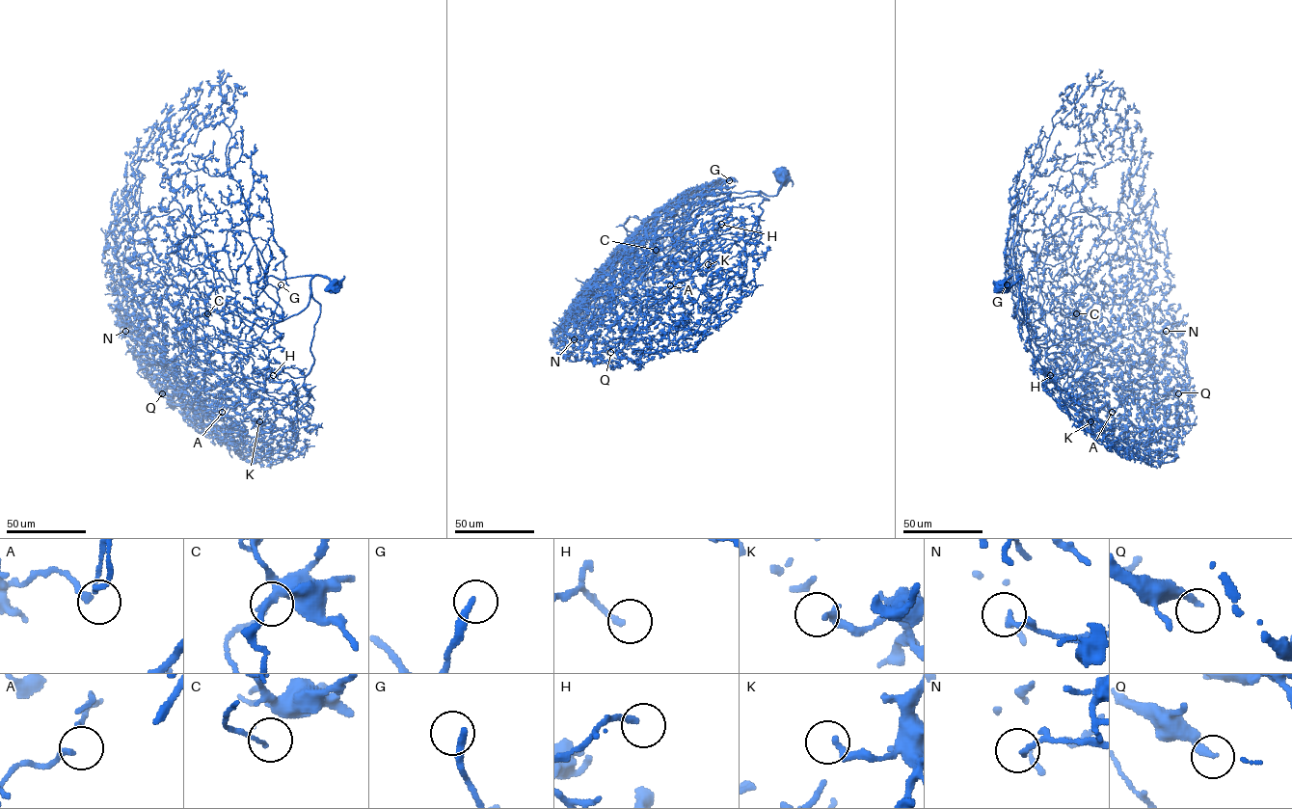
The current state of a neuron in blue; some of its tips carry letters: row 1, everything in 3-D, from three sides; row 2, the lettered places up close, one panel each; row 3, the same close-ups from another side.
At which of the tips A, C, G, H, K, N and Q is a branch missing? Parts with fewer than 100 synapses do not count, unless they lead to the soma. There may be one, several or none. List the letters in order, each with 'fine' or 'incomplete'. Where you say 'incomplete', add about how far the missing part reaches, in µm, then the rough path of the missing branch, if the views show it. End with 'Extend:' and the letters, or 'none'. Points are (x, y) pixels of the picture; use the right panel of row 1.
A: fine
C: fine
G: incomplete; missing 70 µm; course (1007, 284), (1008, 281), (1016, 336), (1021, 339), (1023, 352), (1030, 354)
H: fine
K: fine
N: fine
Q: fine
Extend: G

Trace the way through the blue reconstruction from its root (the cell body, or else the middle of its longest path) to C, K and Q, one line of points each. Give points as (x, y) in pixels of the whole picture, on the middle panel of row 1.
C: (782, 177), (774, 196), (760, 191), (756, 196), (735, 197), (698, 207), (660, 227), (648, 237), (656, 250)
K: (782, 177), (776, 195), (759, 191), (768, 200), (751, 229), (759, 234), (721, 264), (708, 264)
Q: (782, 177), (774, 196), (735, 197), (692, 219), (643, 274), (642, 326), (610, 352)

